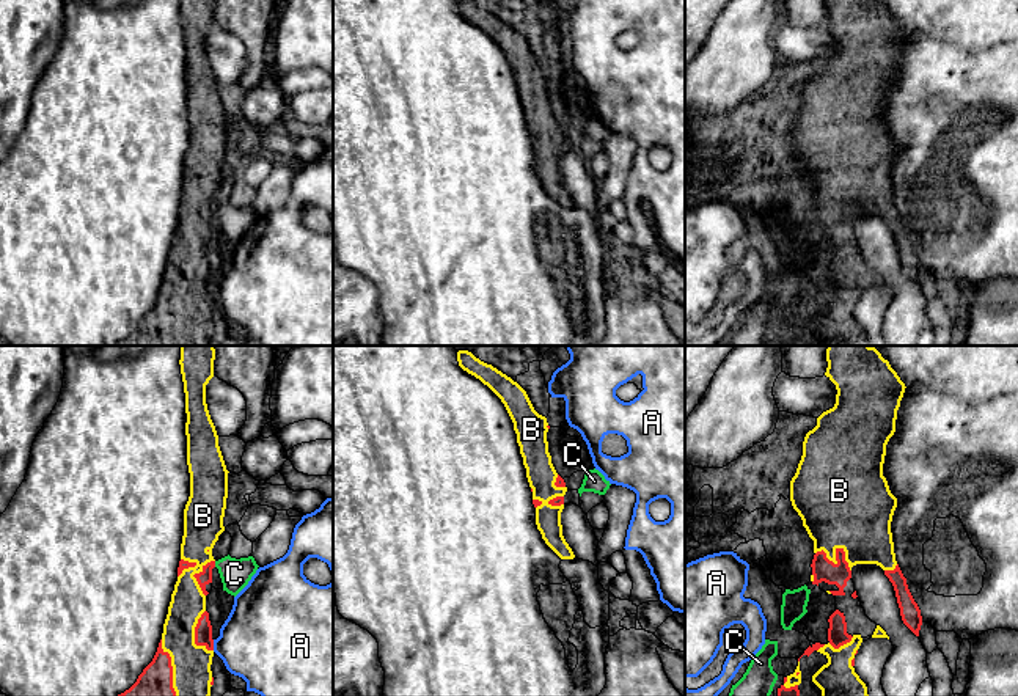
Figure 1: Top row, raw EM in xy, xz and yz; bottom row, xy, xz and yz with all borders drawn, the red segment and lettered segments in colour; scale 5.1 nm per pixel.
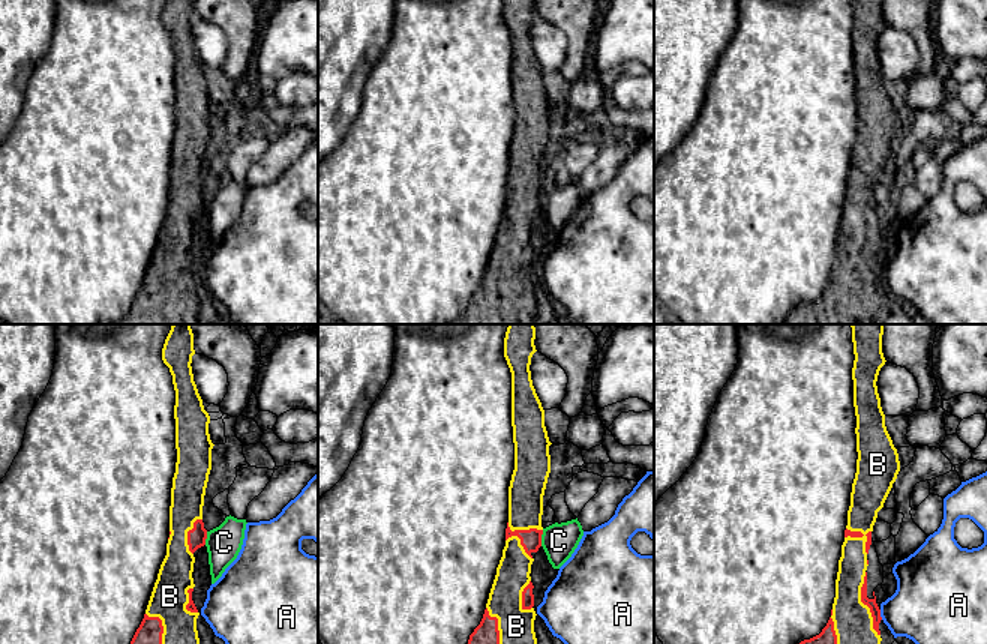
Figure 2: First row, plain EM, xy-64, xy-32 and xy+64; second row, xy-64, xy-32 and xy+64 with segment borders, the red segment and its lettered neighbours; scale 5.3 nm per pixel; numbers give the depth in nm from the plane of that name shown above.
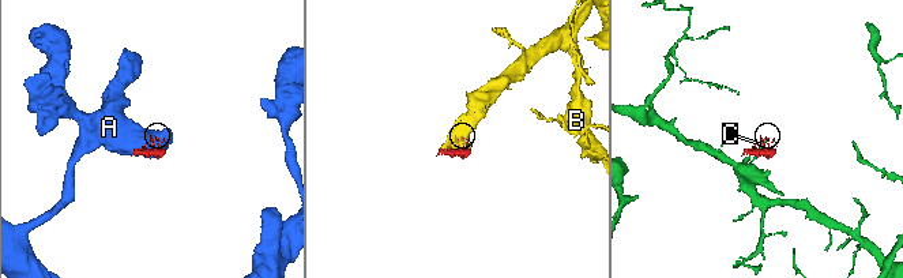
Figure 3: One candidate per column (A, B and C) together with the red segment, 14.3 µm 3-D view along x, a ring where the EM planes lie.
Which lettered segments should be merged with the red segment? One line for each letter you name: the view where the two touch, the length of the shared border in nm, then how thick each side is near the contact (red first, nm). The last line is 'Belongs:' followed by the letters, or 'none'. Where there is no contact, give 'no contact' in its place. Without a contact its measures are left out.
B: meets red in yz; contact 200 nm long; 120 nm thick on the red side, 460 nm on the other
Belongs: B

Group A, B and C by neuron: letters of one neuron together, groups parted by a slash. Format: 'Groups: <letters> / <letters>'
Groups: A / B / C

